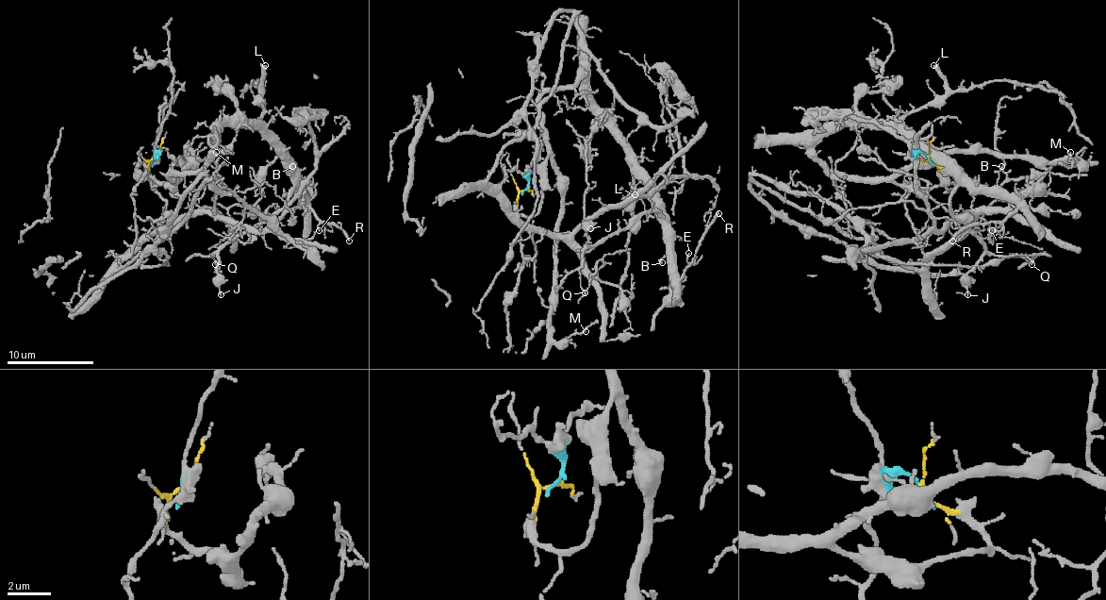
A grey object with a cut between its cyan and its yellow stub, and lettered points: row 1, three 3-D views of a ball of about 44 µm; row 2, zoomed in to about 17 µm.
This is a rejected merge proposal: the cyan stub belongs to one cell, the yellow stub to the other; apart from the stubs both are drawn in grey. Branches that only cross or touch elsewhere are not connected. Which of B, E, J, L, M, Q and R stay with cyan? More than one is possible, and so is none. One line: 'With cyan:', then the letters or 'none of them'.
With cyan: none of them

